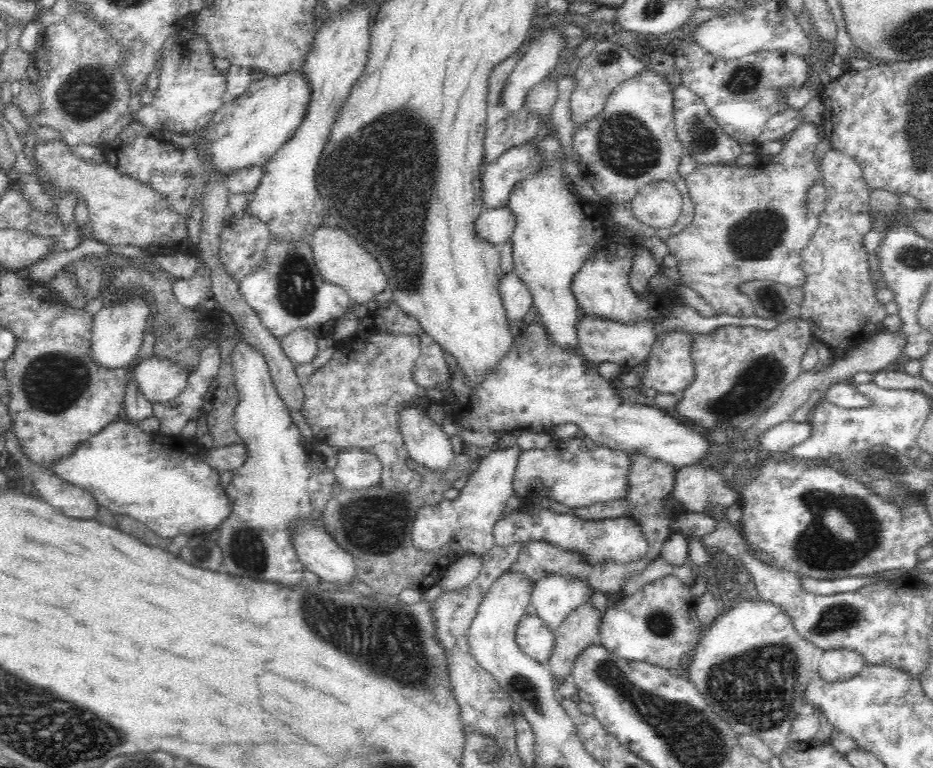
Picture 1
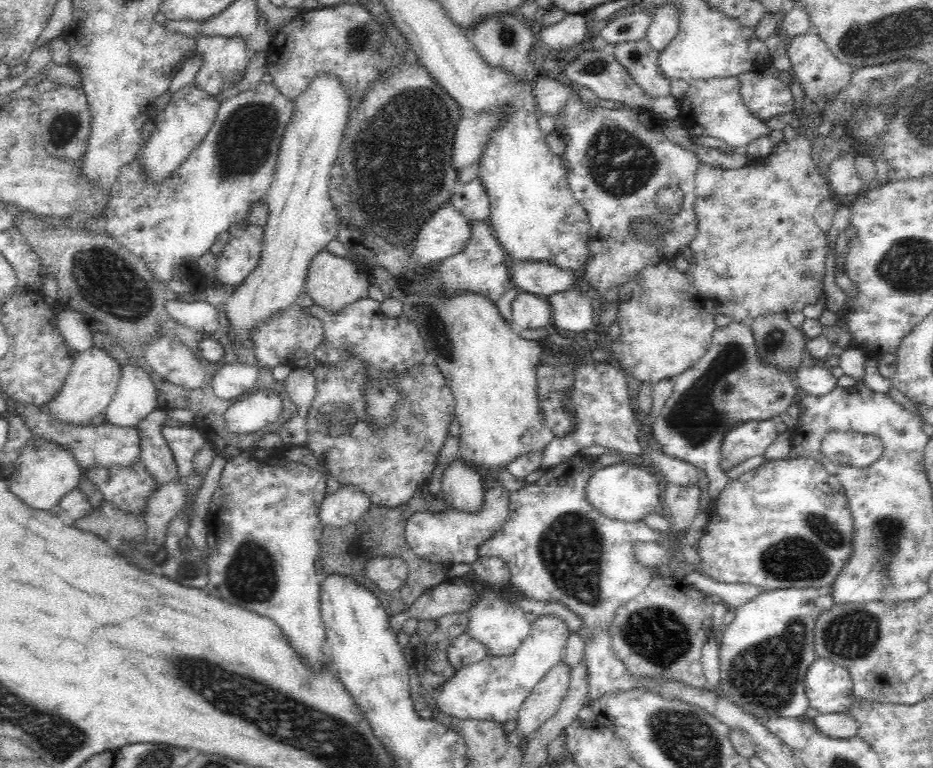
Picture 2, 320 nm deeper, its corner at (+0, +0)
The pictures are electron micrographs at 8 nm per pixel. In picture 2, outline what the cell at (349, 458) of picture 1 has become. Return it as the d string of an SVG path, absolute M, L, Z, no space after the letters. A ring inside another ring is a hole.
M342 483L334 492L328 492L323 498L318 515L324 526L341 527L355 521L371 506L370 496L362 487L354 483Z

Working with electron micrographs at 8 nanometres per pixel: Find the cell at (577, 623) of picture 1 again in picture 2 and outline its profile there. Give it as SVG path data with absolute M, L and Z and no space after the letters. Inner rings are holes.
M564 656L531 688L516 718L516 731L523 740L554 714L568 691L571 668Z

